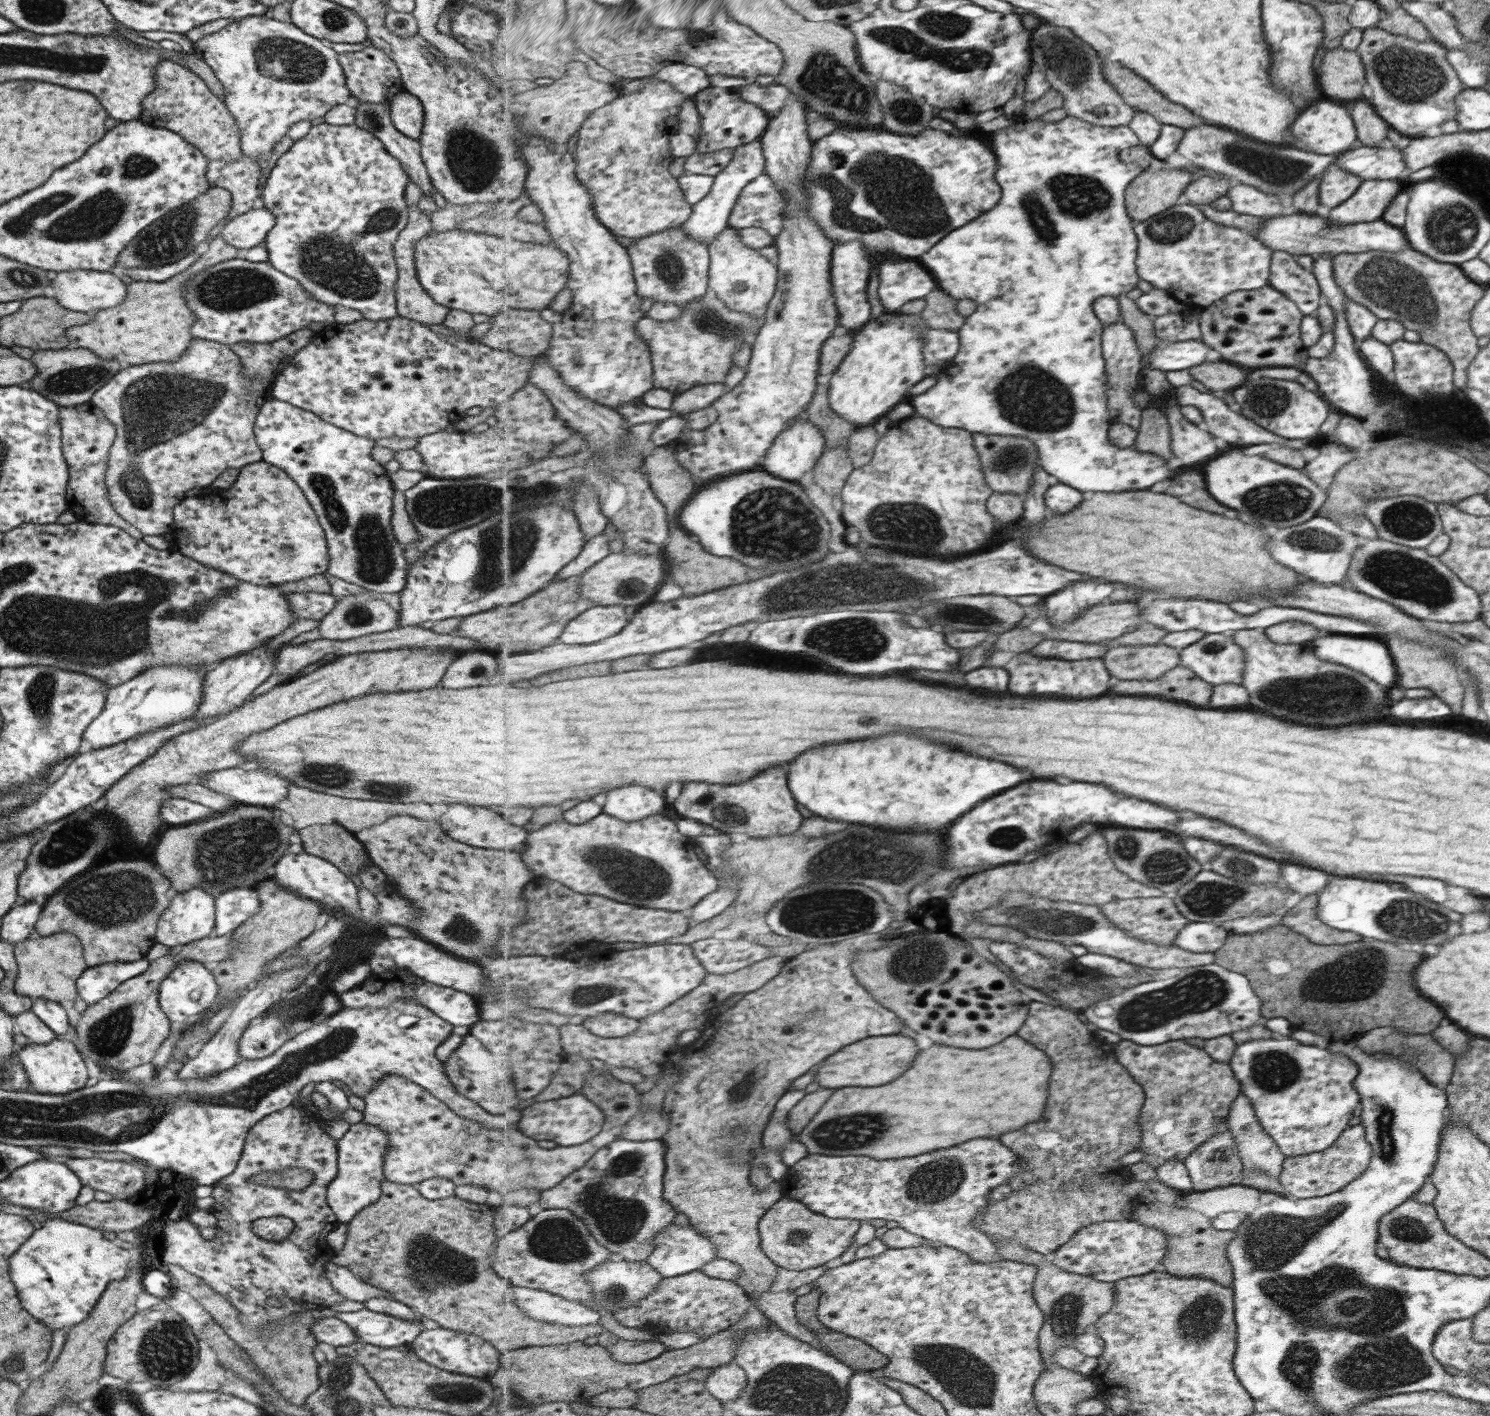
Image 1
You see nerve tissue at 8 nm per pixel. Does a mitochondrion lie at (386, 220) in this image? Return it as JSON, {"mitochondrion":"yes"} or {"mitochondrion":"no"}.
{"mitochondrion":"yes"}

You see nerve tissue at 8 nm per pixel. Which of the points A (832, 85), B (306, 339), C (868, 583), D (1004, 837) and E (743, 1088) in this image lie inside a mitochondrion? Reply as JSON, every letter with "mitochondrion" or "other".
{"A":"mitochondrion","B":"other","C":"mitochondrion","D":"mitochondrion","E":"mitochondrion"}

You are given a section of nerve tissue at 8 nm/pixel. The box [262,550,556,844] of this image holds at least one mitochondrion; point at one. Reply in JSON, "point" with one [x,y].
{"point":[329,775]}

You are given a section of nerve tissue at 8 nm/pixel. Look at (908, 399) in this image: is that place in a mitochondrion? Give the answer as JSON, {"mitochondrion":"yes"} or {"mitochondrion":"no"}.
{"mitochondrion":"no"}

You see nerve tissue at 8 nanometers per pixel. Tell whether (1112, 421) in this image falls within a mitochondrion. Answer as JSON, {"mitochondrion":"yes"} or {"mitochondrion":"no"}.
{"mitochondrion":"no"}

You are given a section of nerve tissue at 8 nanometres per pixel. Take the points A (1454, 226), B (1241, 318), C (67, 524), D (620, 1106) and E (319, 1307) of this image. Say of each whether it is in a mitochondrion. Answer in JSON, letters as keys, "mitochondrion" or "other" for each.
{"A":"mitochondrion","B":"other","C":"other","D":"other","E":"other"}

